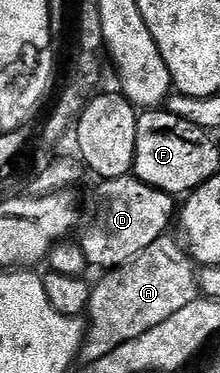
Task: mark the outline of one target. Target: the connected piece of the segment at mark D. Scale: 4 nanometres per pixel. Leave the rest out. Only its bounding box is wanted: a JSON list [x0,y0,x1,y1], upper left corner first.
[78,176,174,268]

